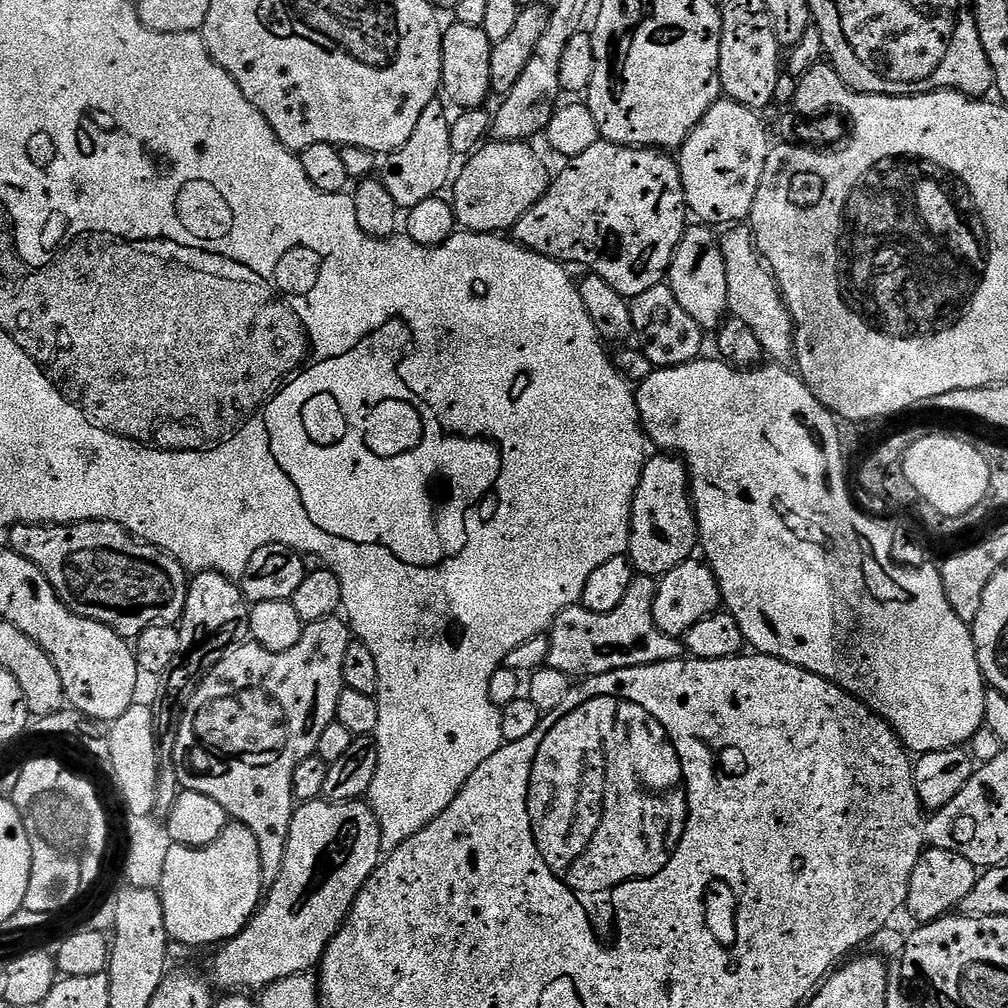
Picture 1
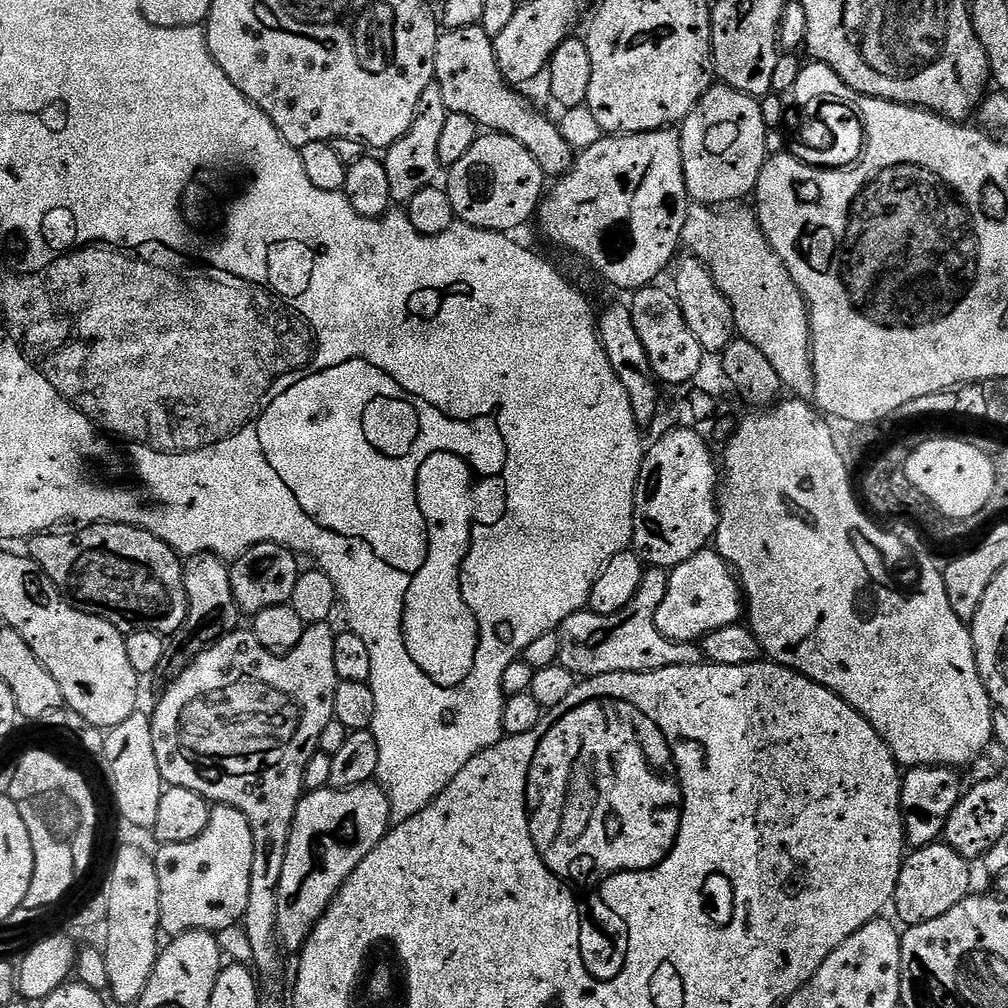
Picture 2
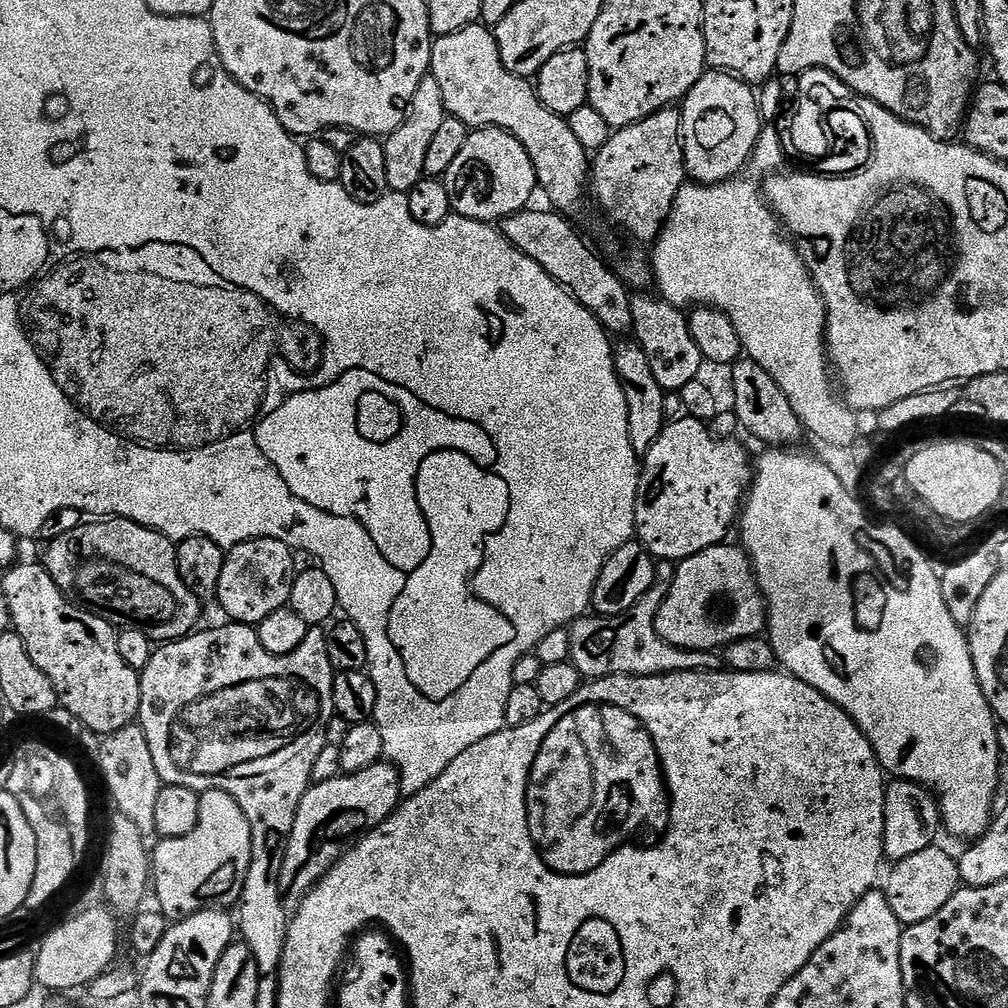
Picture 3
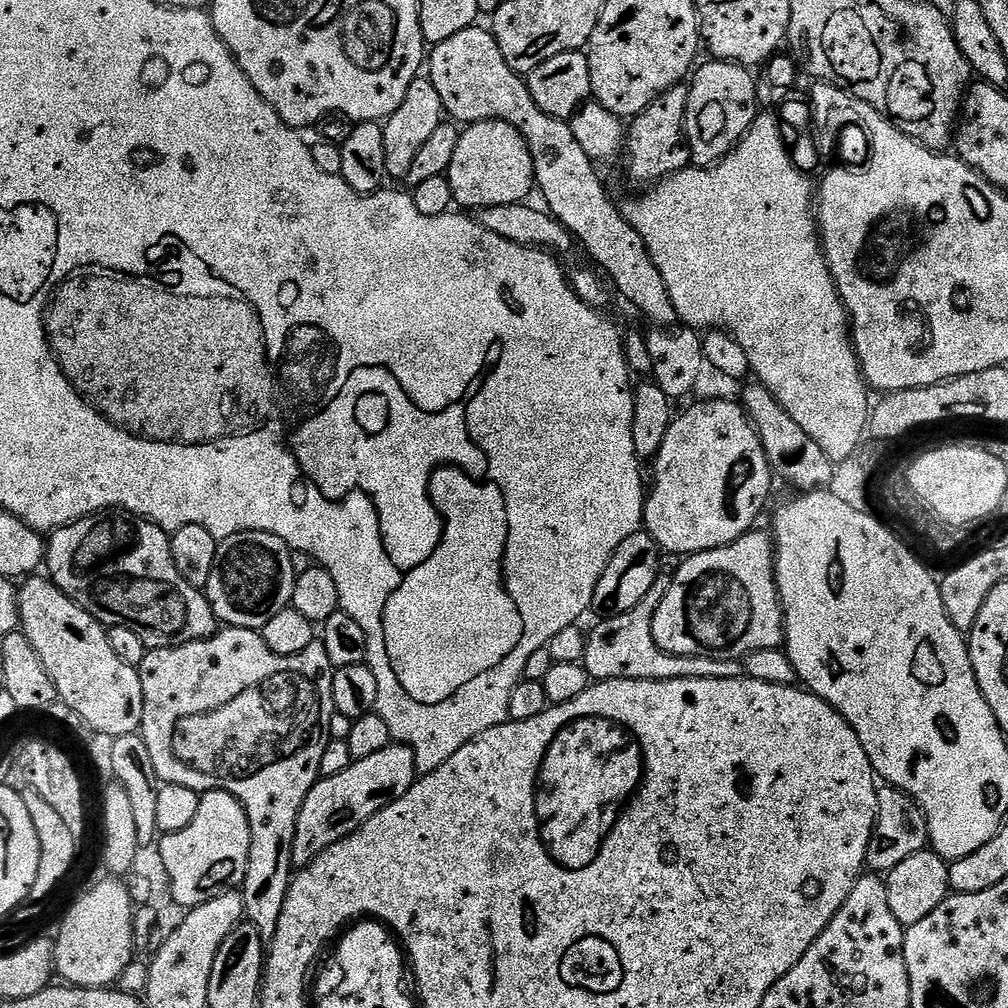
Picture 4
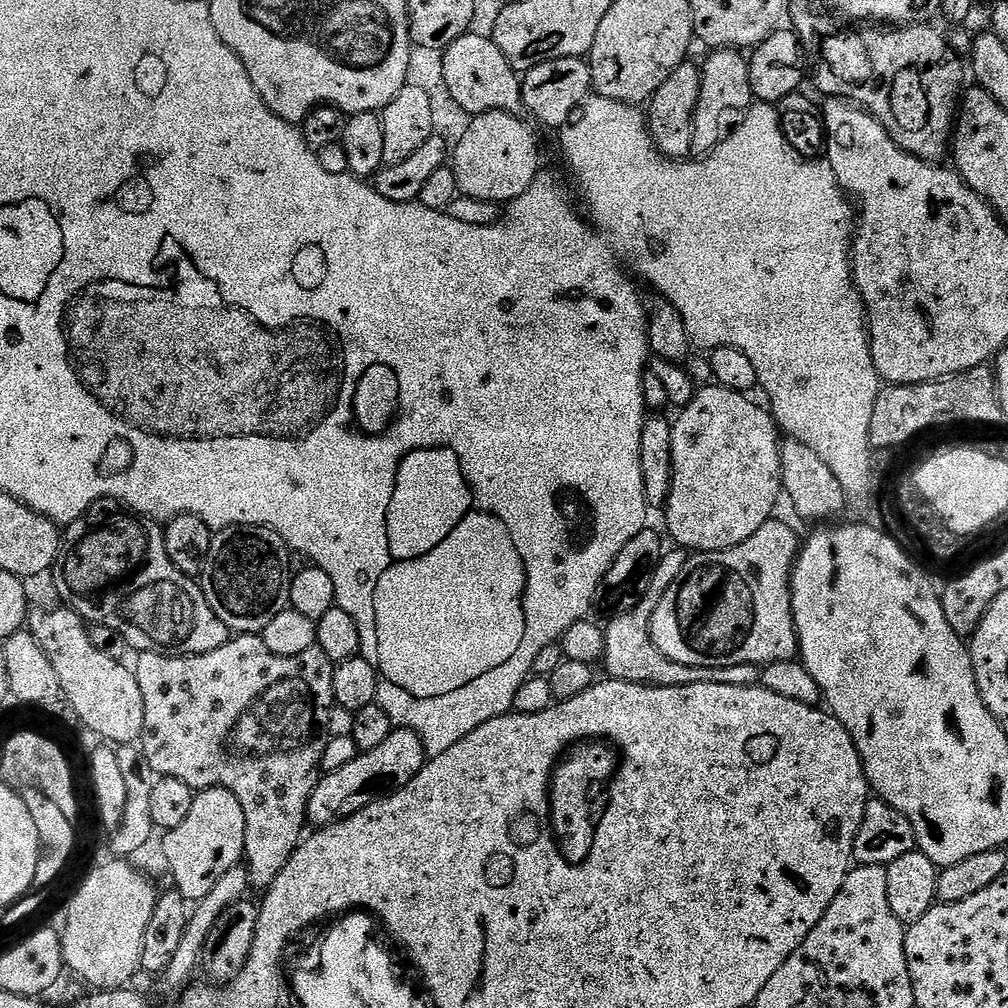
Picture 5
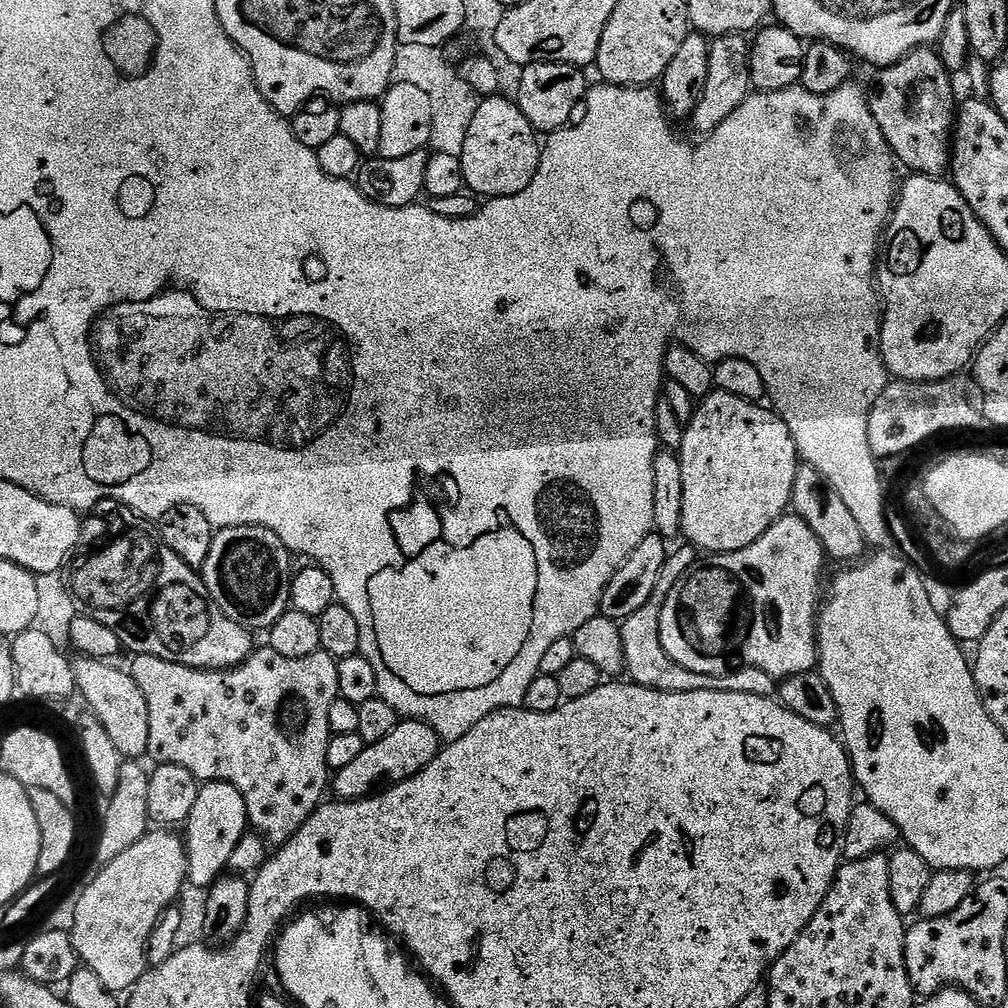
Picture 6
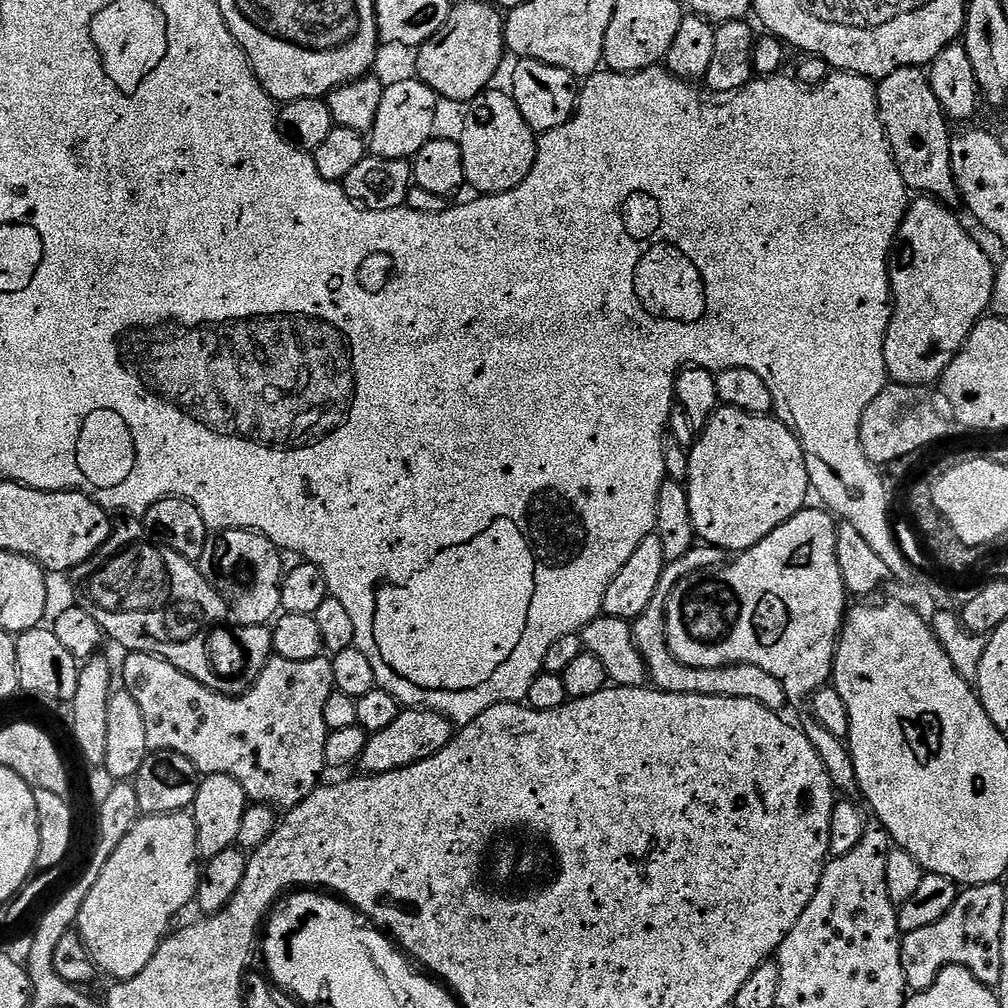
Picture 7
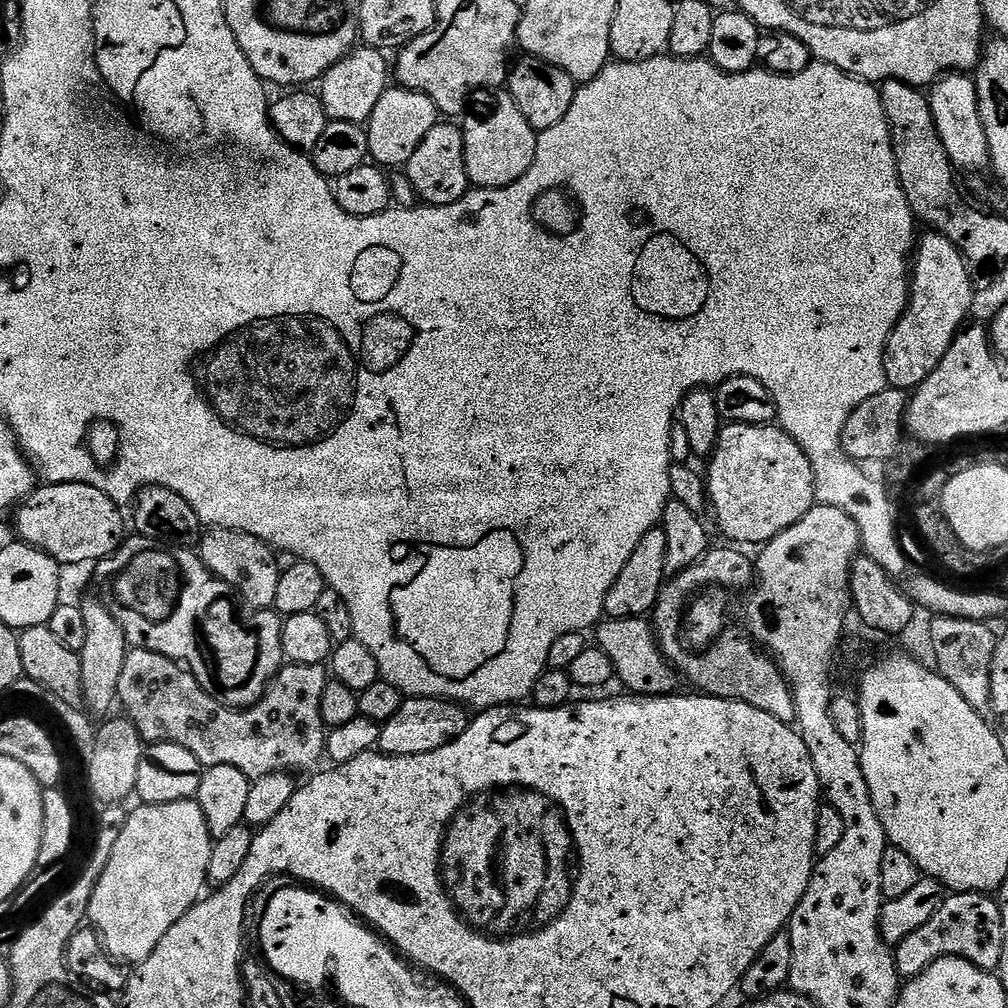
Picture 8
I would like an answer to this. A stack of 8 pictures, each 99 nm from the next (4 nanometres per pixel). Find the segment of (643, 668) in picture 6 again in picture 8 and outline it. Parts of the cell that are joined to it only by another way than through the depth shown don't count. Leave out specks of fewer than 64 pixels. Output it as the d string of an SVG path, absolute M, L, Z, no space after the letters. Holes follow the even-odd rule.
M709 547L708 553L697 564L684 568L676 576L665 579L656 599L656 605L652 607L650 613L650 623L653 632L656 633L656 643L660 645L660 653L666 657L669 664L683 679L685 676L696 687L693 689L697 693L746 702L762 710L765 716L777 716L781 722L791 721L794 716L794 705L788 682L775 660L761 651L751 639L743 635L740 637L725 634L715 644L703 649L699 654L693 654L682 635L684 613L690 601L697 595L696 584L721 584L724 588L747 589L753 583L753 557L751 555L748 557L744 553L747 551L739 547L728 547L732 548Z

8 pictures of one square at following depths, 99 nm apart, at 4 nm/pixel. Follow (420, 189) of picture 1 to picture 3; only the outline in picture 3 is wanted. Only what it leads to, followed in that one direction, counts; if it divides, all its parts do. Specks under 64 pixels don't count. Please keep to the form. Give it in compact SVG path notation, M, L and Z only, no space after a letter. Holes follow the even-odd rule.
M430 74L424 76L422 82L418 82L418 90L414 90L414 98L410 102L402 126L398 126L398 130L394 130L383 141L386 150L386 182L391 191L407 194L419 180L425 179L424 167L430 142L434 142L446 117L448 111L442 102L442 90L438 86L438 78Z

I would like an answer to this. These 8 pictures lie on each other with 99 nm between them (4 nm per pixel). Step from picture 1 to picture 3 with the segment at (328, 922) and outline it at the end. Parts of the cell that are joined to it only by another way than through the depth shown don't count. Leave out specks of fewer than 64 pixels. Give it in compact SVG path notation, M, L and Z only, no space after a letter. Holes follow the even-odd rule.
M387 762L335 776L330 782L313 784L296 811L290 846L282 862L280 894L284 898L284 907L289 910L299 908L309 890L343 858L350 842L386 822L401 799L400 775L394 765Z

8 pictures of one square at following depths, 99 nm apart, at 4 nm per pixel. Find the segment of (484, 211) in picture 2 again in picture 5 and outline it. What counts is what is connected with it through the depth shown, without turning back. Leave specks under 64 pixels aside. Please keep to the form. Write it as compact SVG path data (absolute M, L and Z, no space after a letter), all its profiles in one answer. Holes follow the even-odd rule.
M487 112L472 118L470 130L466 130L466 135L456 143L450 156L450 167L454 178L458 178L460 195L504 206L530 190L534 178L542 172L540 148L536 145L535 134L532 133L533 125L523 124L520 119L519 115L511 112Z

